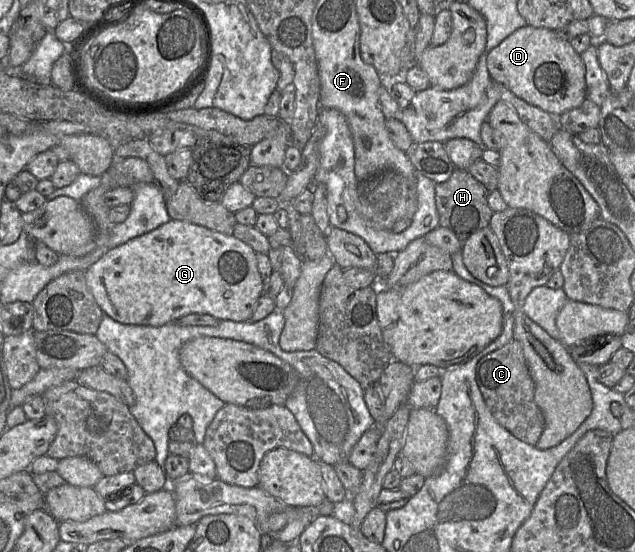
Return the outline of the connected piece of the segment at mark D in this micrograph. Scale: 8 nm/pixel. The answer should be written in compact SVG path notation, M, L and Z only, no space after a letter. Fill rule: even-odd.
M530 25L518 28L488 53L486 63L494 82L552 115L576 108L586 99L581 55L572 48L570 41L558 37L553 30Z

